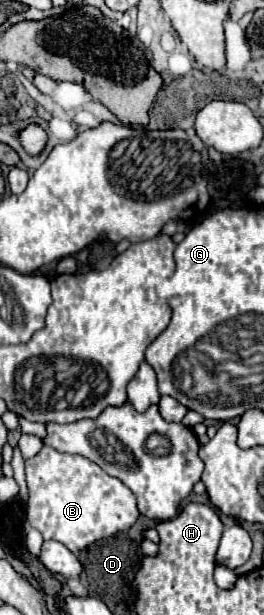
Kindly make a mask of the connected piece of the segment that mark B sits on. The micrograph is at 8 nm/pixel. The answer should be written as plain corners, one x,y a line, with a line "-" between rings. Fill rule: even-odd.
43,445
35,457
25,461
25,473
29,487
27,521
43,533
45,541
53,539
71,551
83,551
95,541
127,531
139,519
131,489
83,455
61,453

